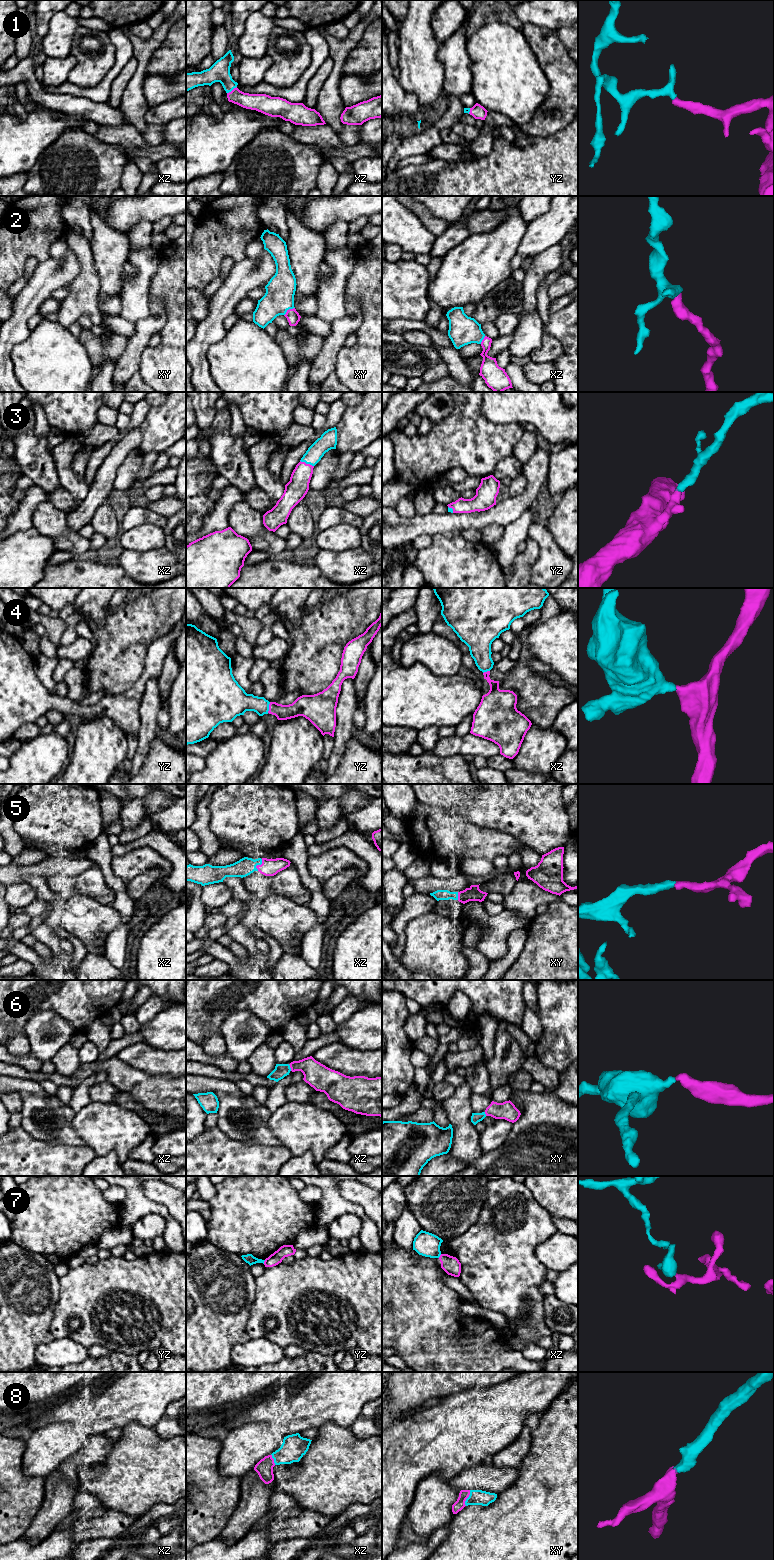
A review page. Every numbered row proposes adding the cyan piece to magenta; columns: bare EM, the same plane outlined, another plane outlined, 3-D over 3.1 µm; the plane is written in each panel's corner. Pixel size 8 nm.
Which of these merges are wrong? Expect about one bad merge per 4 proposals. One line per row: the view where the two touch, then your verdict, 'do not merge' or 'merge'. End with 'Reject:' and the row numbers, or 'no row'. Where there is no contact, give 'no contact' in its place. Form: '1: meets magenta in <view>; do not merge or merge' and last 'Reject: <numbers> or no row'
1: meets magenta in xz; merge
2: meets magenta in xy; merge
3: meets magenta in xz; merge
4: meets magenta in yz; merge
5: meets magenta in xz; merge
6: meets magenta in xz; merge
7: meets magenta in yz; do not merge
8: meets magenta in xy; merge
Reject: 7

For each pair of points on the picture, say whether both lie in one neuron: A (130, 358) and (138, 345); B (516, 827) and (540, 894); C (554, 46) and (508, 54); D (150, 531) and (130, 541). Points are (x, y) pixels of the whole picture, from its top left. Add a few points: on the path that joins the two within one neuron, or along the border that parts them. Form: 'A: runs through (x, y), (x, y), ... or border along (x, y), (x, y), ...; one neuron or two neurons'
A: runs through (132, 355), (135, 348); one neuron
B: border along (525, 845), (541, 855); two neurons
C: border along (521, 31), (543, 71); two neurons
D: runs through (145, 536), (135, 539); one neuron

